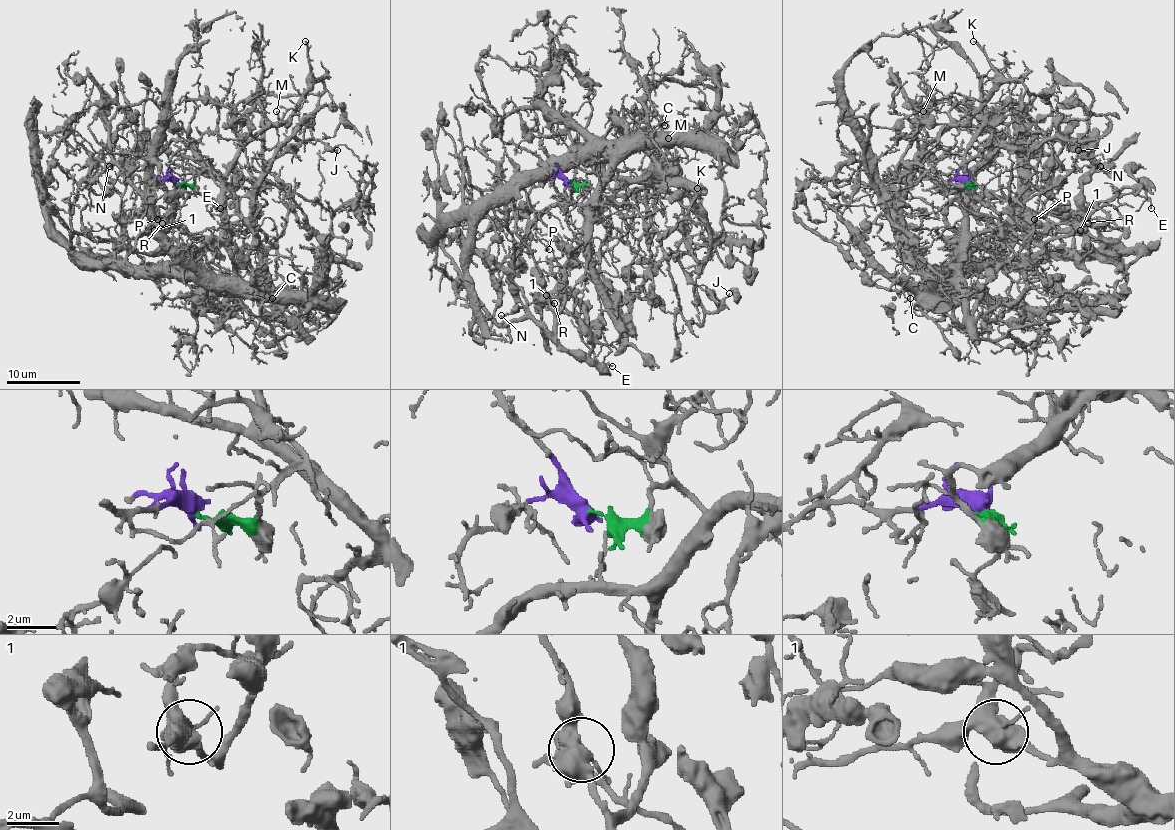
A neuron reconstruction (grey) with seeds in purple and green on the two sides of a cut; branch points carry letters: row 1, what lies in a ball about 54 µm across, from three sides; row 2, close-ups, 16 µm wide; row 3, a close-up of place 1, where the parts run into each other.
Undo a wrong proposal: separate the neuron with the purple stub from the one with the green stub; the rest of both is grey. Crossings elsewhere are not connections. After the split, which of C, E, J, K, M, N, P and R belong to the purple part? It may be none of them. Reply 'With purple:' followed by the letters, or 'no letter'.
With purple: C, E, K, M, P, R

